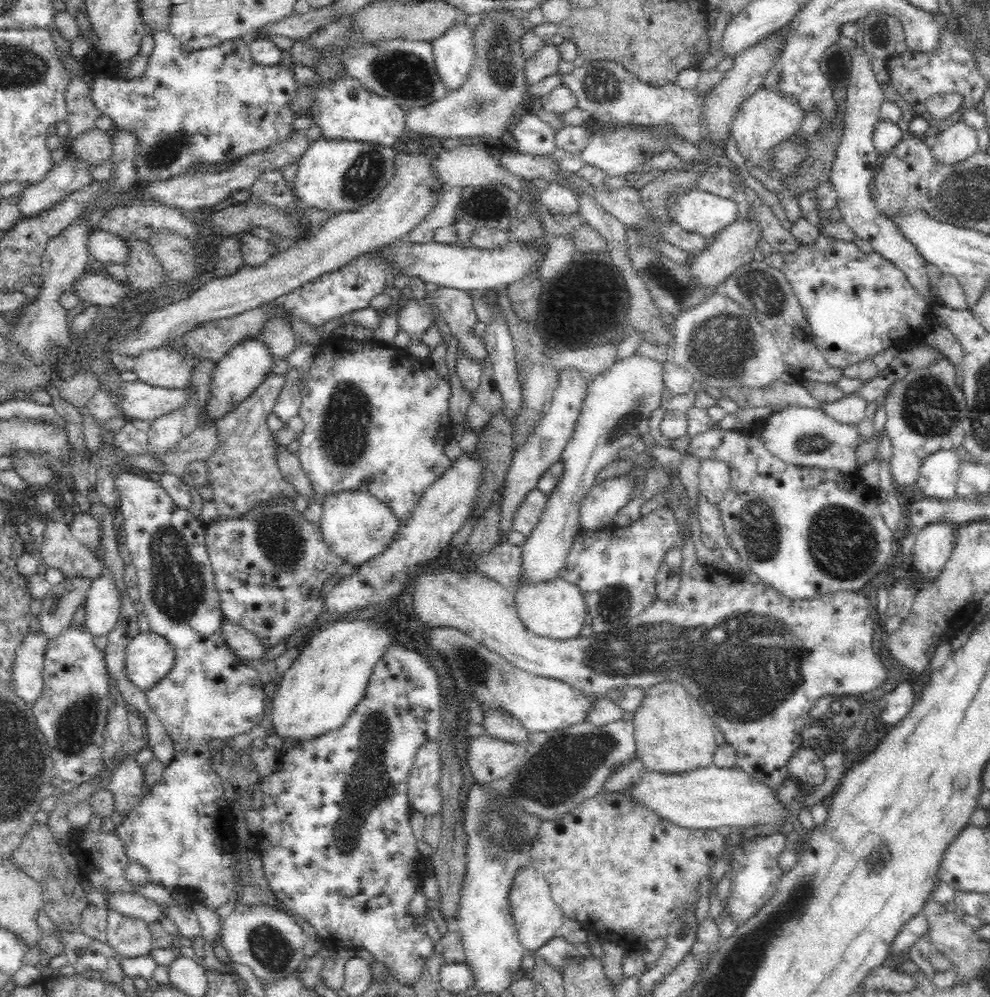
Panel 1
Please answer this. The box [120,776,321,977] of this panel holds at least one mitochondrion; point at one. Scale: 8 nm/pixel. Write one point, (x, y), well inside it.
(272, 948)

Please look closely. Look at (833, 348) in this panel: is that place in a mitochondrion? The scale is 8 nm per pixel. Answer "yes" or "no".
no

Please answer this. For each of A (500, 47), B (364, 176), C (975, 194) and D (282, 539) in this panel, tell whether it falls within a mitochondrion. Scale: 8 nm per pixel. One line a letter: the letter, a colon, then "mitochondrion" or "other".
A: mitochondrion
B: mitochondrion
C: mitochondrion
D: mitochondrion

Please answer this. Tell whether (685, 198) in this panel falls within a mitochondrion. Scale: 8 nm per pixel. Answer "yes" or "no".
no

